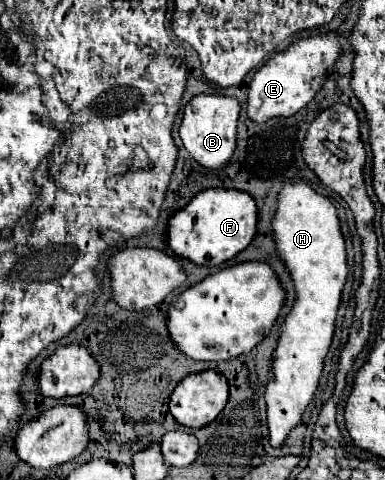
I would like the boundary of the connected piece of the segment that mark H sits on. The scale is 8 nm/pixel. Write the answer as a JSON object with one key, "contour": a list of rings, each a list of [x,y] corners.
{"contour":[[[291,183],[279,191],[277,211],[271,219],[271,237],[279,259],[293,279],[297,295],[291,311],[283,319],[279,341],[273,351],[275,379],[265,385],[269,443],[281,447],[287,433],[301,421],[301,415],[319,385],[323,359],[335,331],[341,291],[347,281],[347,257],[333,203],[305,183]]]}

